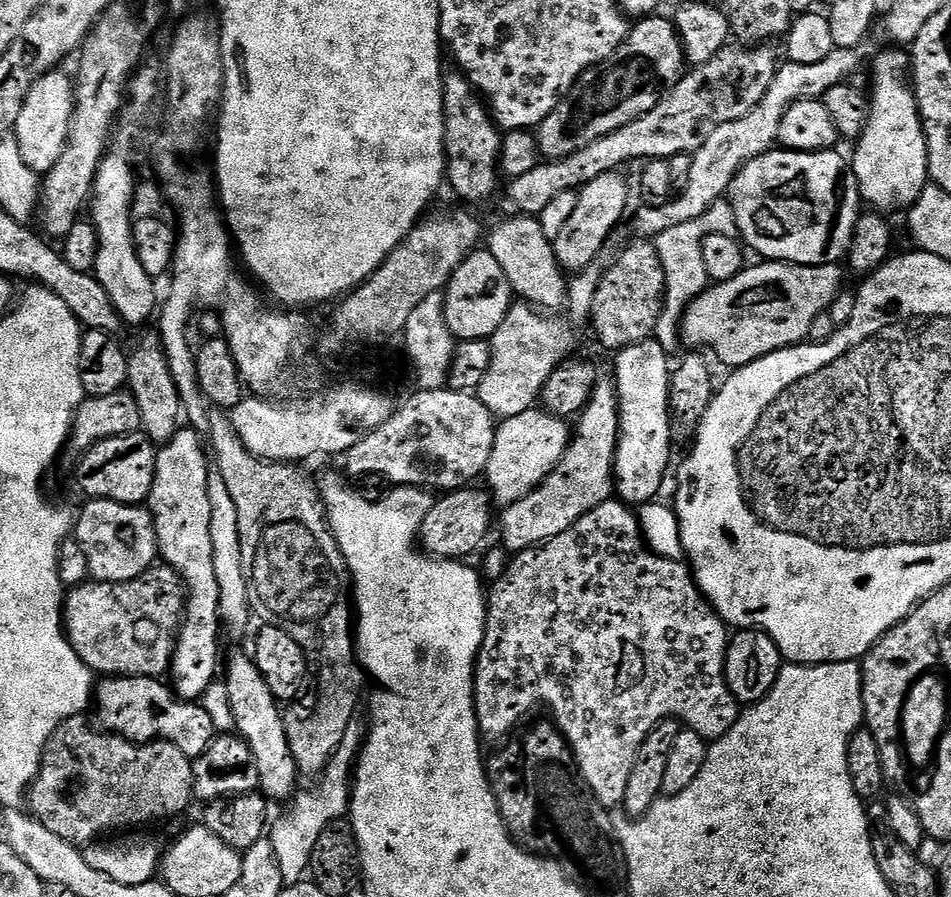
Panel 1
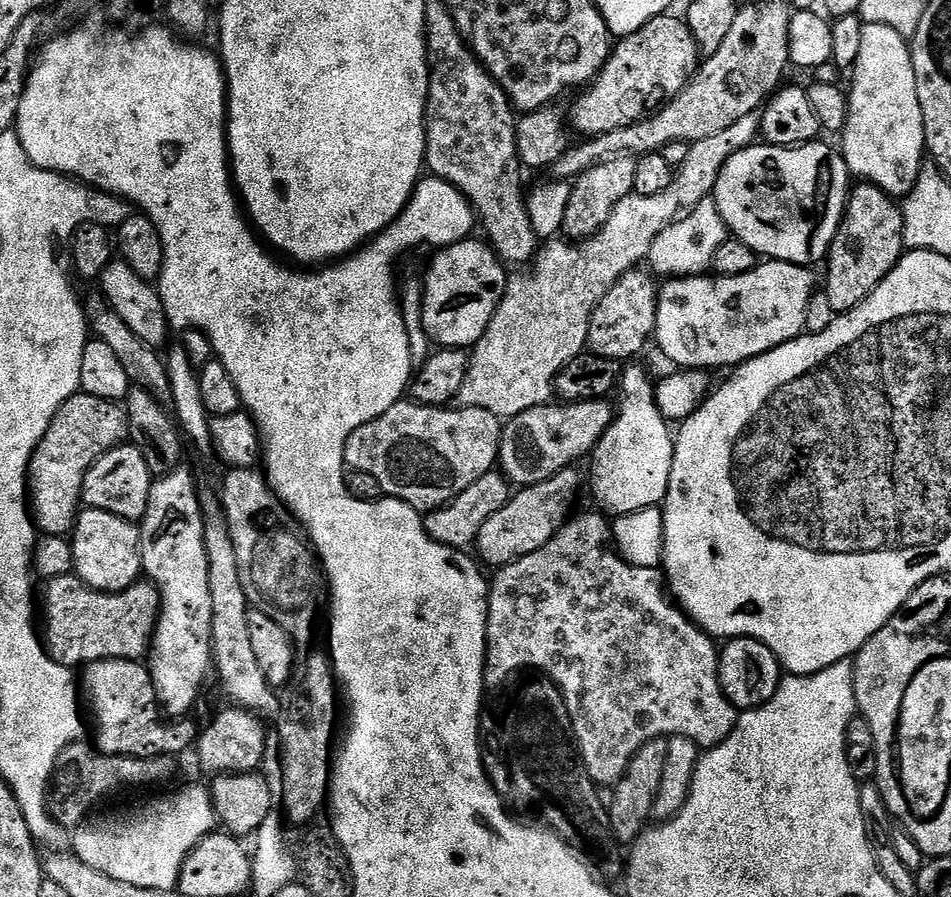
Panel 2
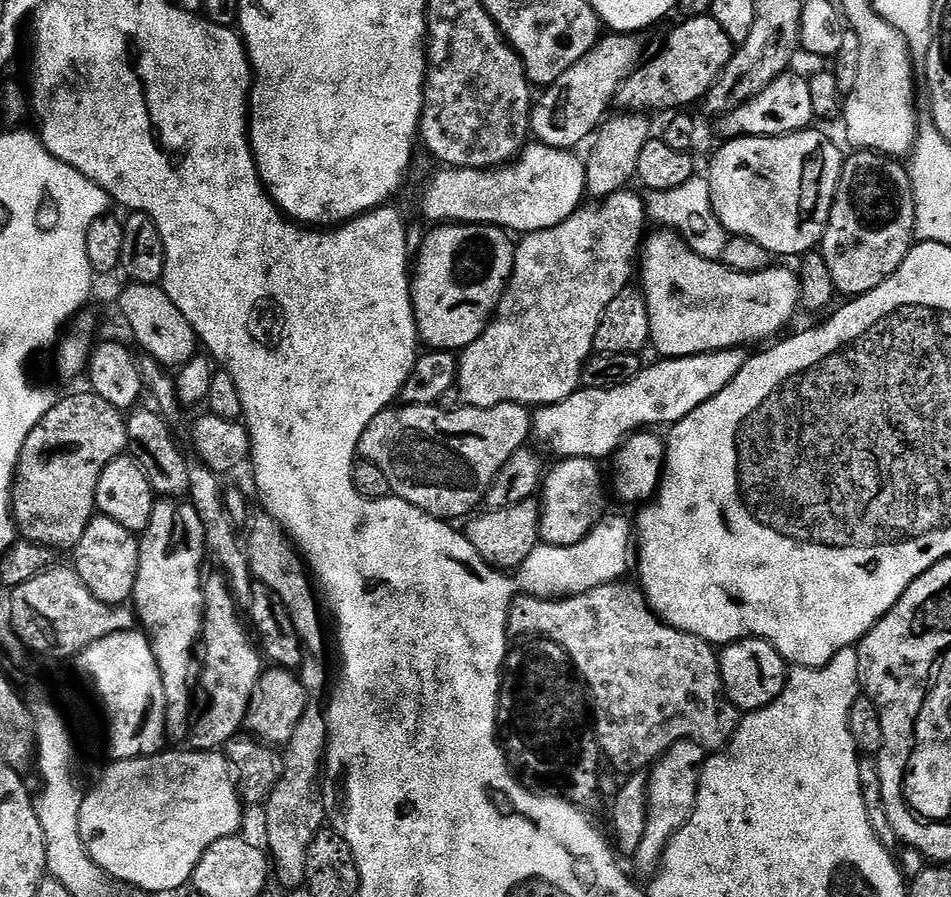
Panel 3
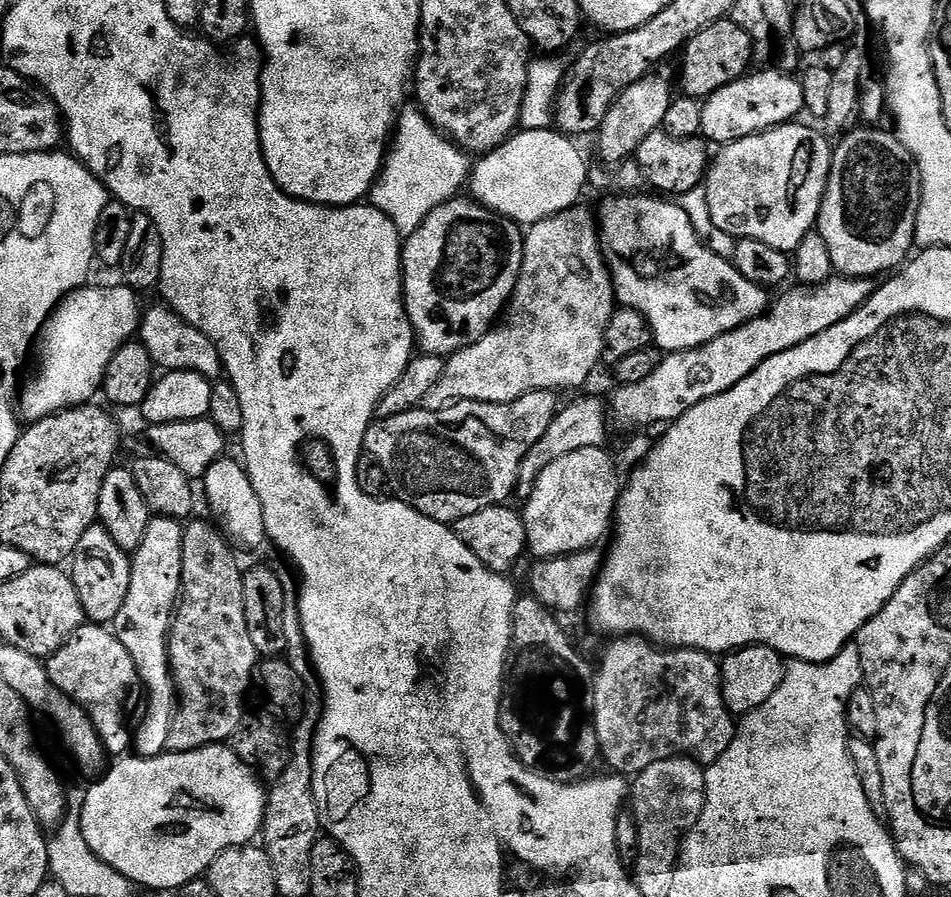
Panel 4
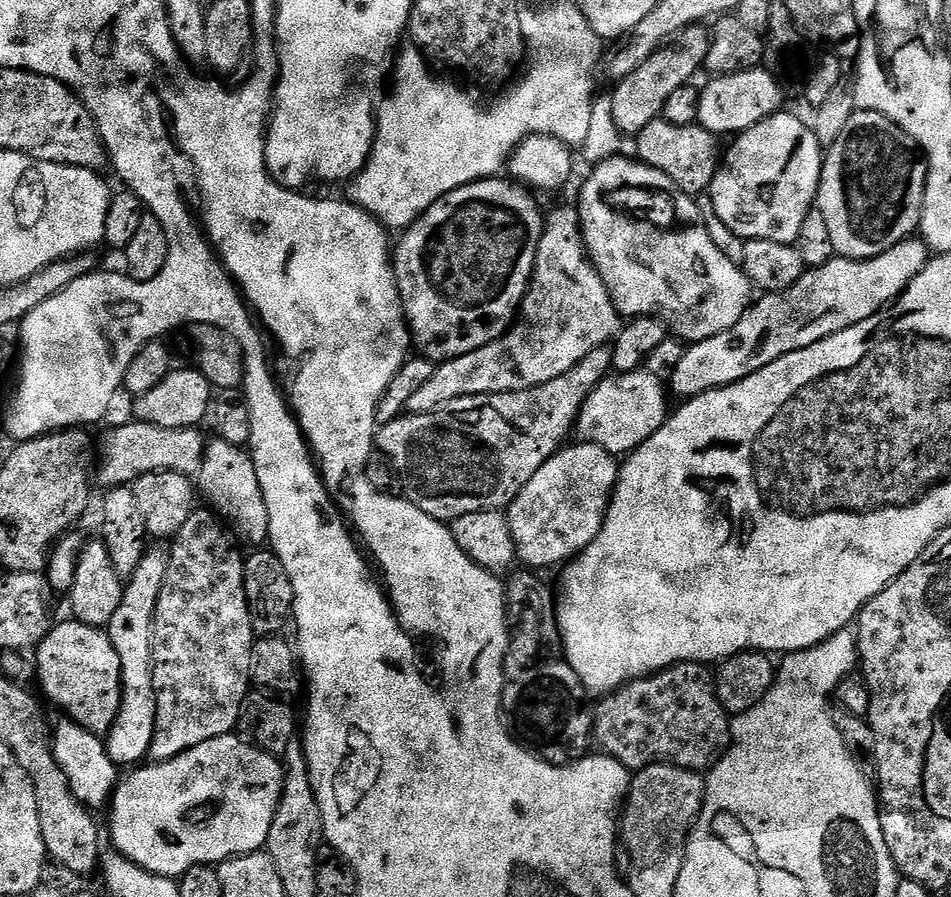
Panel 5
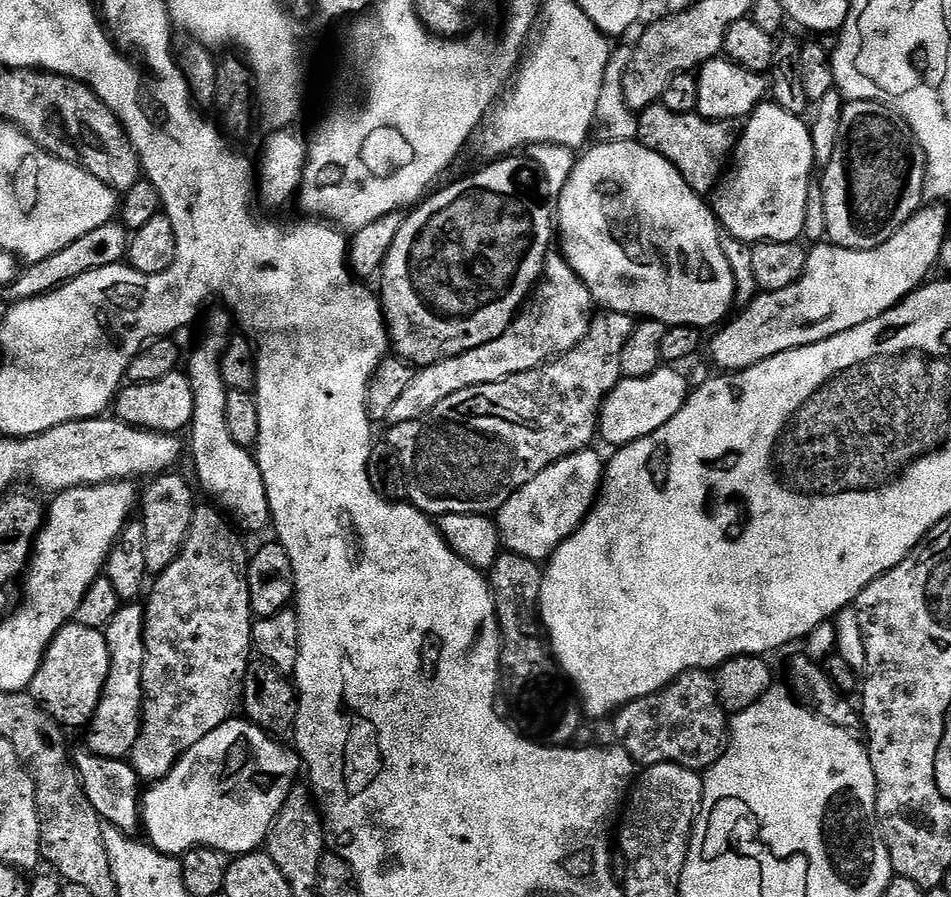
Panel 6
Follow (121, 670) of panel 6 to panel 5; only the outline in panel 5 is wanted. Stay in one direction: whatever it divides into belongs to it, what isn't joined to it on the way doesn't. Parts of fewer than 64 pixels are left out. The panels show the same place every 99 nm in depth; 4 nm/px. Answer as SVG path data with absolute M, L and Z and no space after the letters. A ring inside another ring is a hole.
M153 547L149 550L146 555L142 558L142 562L138 566L138 570L134 572L132 577L125 583L124 585L124 597L122 598L122 606L118 606L117 612L114 614L114 618L110 618L110 622L107 626L107 634L110 638L110 642L114 646L114 650L118 652L119 658L119 666L122 670L122 678L120 679L120 713L116 716L116 722L113 724L111 730L109 730L106 743L108 745L108 753L110 754L110 758L112 759L117 766L124 766L124 764L132 764L128 766L136 766L139 765L143 760L148 756L148 751L150 750L150 746L153 742L153 732L156 729L156 698L155 692L153 690L153 664L152 664L152 623L154 622L154 614L156 613L156 607L158 606L158 594L162 590L162 582L166 578L166 566L168 565L168 557L169 553L167 551L164 552L160 548Z

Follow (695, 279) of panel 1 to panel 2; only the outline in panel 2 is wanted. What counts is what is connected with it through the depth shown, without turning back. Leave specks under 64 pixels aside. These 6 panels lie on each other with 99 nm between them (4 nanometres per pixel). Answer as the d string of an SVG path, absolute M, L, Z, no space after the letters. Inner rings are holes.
M711 196L703 199L698 206L675 220L670 226L666 226L666 229L658 234L658 238L652 243L647 263L655 275L660 274L664 276L663 278L704 274L711 269L718 247L729 239L729 236L730 233L717 208L716 199Z

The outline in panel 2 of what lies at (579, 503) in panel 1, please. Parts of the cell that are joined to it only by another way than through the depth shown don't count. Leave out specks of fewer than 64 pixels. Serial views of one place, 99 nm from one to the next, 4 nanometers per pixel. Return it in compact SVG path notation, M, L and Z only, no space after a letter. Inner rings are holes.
M575 467L563 468L557 476L521 487L513 494L510 502L506 502L498 514L493 514L476 535L474 548L479 559L499 570L506 564L526 558L526 554L534 554L534 550L542 550L542 546L546 546L569 519L568 503L580 492L580 476L576 471Z

